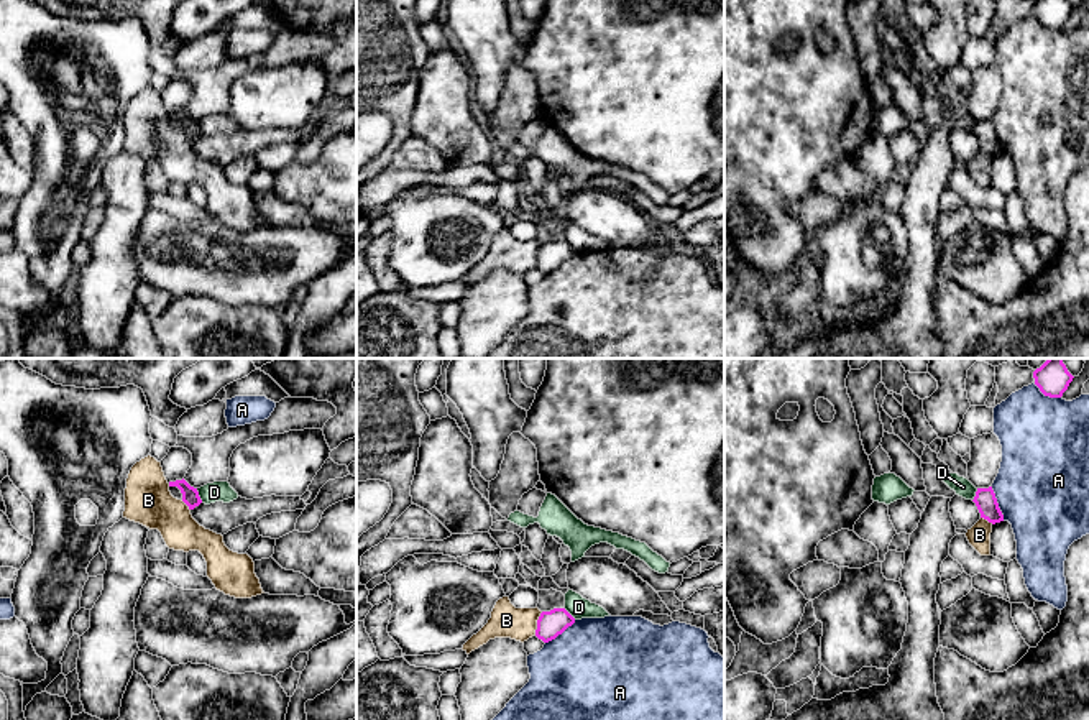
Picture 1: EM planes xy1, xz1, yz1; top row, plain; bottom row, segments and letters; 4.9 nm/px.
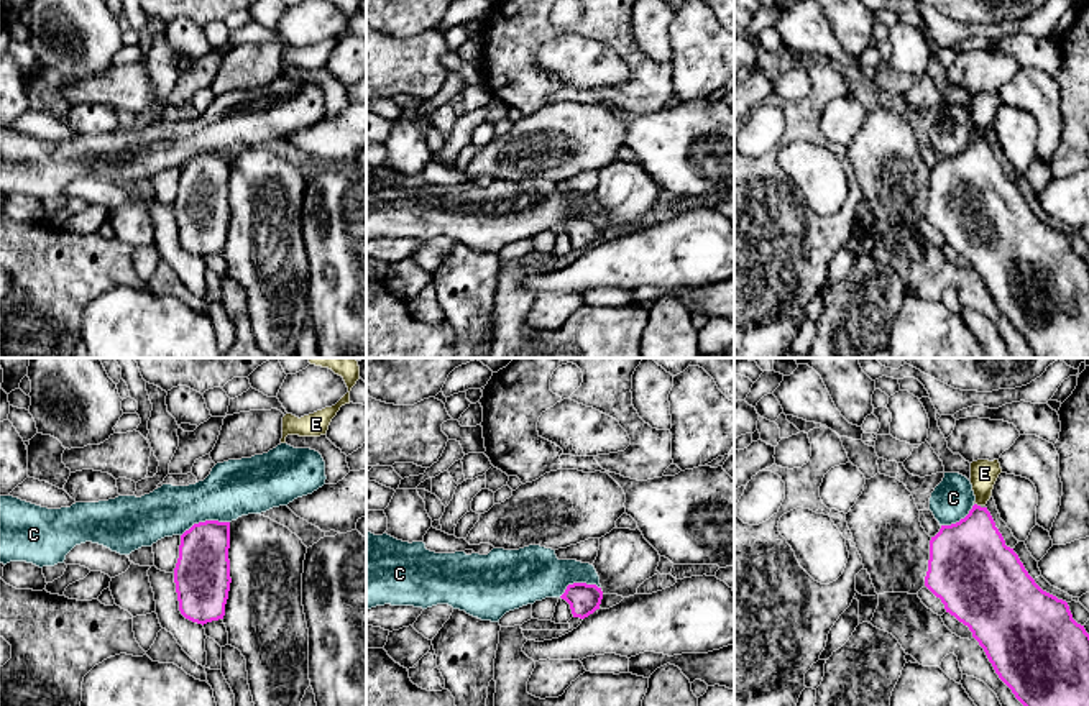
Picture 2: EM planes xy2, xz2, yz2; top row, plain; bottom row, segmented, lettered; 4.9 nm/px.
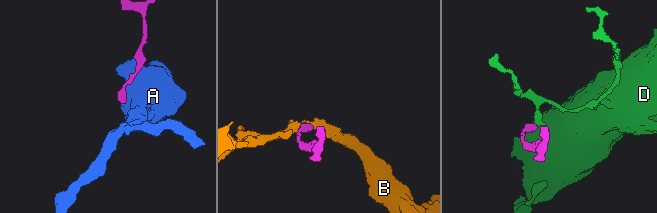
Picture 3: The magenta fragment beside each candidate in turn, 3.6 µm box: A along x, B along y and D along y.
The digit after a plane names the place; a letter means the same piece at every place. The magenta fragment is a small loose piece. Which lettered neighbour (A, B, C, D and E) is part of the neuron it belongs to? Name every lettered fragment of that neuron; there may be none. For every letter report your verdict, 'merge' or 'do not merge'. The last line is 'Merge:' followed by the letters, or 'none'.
A: do not merge
B: do not merge
C: do not merge
D: do not merge
E: merge
Merge: E

